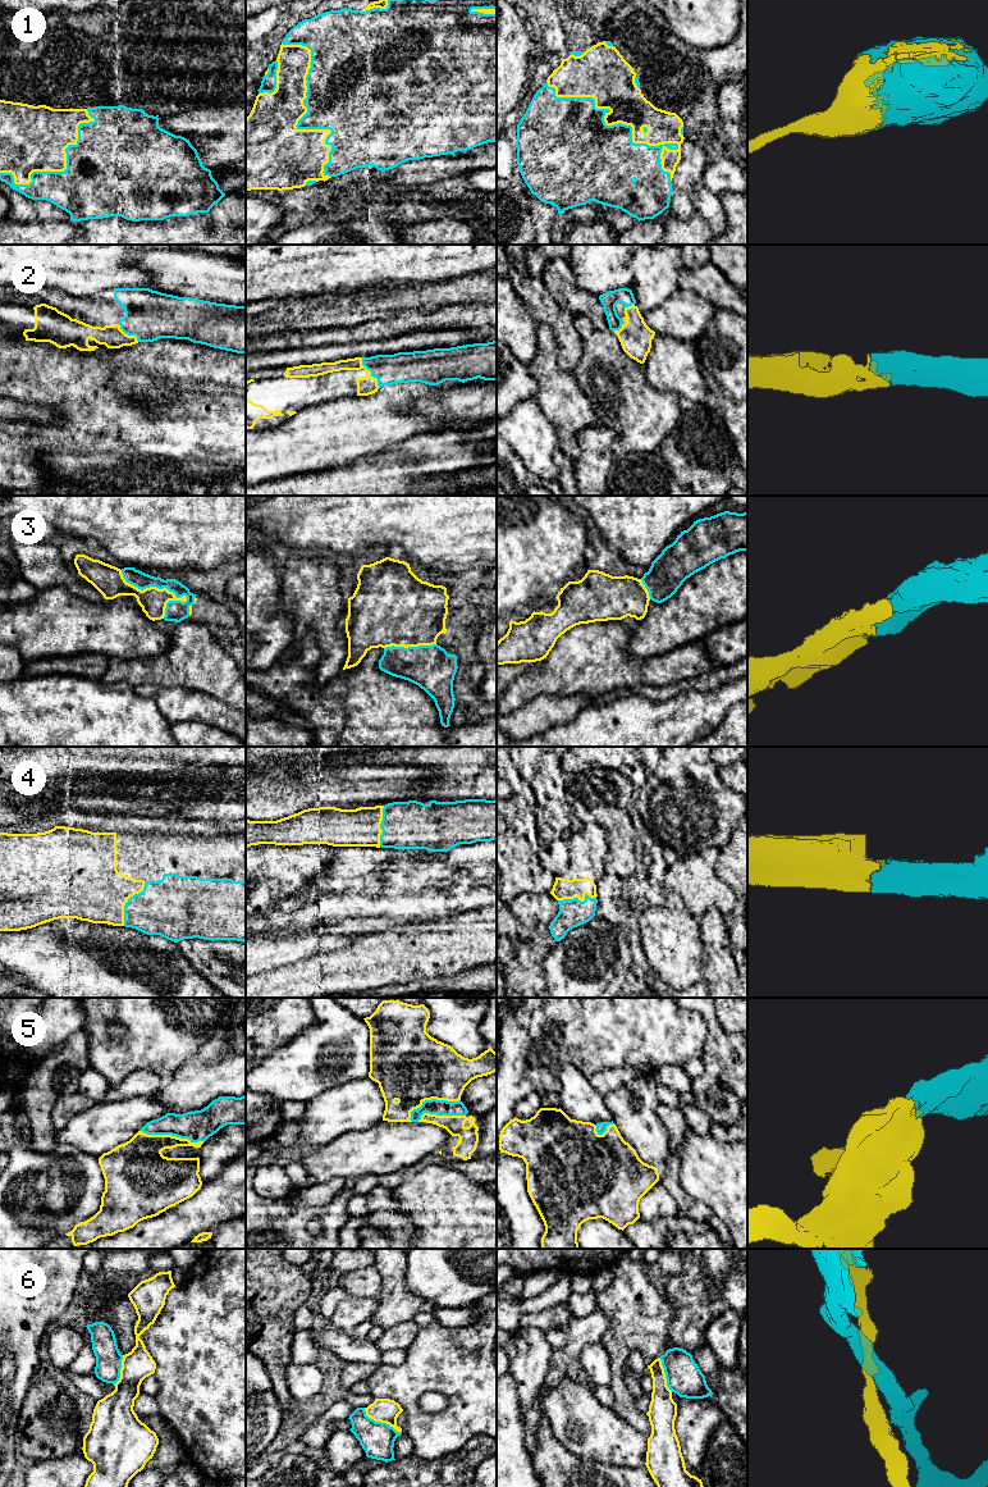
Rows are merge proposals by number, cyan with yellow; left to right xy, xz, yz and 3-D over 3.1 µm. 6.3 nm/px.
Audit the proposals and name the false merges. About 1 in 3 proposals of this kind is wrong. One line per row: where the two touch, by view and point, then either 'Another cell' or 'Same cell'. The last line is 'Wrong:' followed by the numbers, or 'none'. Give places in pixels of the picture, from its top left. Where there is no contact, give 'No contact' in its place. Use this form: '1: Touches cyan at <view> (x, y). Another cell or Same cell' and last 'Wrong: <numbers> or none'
1: Touches cyan at yz (614, 124). Same cell
2: Touches cyan at xz (371, 373). Same cell
3: Touches cyan at xy (151, 585). Same cell
4: Touches cyan at xy (127, 902). Same cell
5: Touches cyan at xy (172, 1135). Same cell
6: Touches cyan at xz (380, 1422). Another cell
Wrong: 6

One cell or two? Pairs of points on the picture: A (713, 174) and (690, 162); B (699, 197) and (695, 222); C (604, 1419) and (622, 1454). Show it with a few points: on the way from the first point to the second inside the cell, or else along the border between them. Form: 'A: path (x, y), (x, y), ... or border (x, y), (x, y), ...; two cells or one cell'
A: border (709, 162), (700, 181); two cells
B: border (695, 210), (712, 231); two cells
C: path (604, 1428), (618, 1445); one cell

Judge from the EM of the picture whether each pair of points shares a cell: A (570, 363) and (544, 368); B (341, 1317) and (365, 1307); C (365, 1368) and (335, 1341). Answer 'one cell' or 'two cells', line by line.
A: two cells
B: one cell
C: two cells

